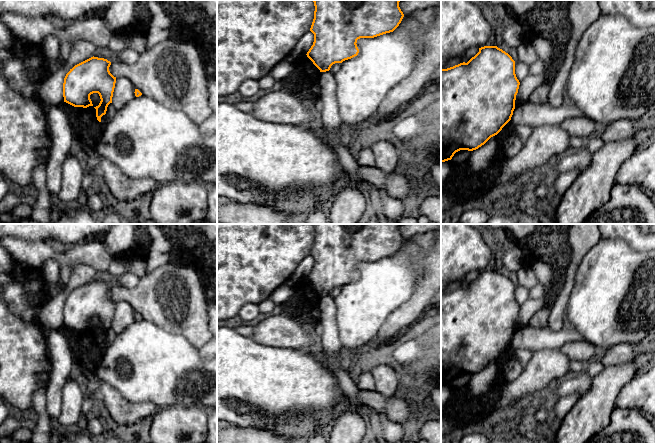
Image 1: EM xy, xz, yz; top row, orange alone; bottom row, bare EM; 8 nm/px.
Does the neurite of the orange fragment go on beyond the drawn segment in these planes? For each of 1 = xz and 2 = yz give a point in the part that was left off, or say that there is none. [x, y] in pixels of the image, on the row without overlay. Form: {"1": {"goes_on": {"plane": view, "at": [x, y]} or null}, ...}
{"1": {"goes_on": null}, "2": {"goes_on": null}}

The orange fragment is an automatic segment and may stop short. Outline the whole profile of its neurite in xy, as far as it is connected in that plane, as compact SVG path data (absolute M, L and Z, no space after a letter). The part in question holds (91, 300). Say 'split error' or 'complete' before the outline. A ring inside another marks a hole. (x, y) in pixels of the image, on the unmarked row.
complete; M93 280L70 293L63 307L64 326L74 331L87 332L93 330L90 319L98 317L101 325L94 332L97 344L101 346L101 341L112 327L116 307L116 301L109 295L110 289L107 283Z

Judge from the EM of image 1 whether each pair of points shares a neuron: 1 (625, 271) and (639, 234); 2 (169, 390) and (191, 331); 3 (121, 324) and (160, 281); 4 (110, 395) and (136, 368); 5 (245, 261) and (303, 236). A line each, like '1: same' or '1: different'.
1: different
2: different
3: different
4: different
5: same

